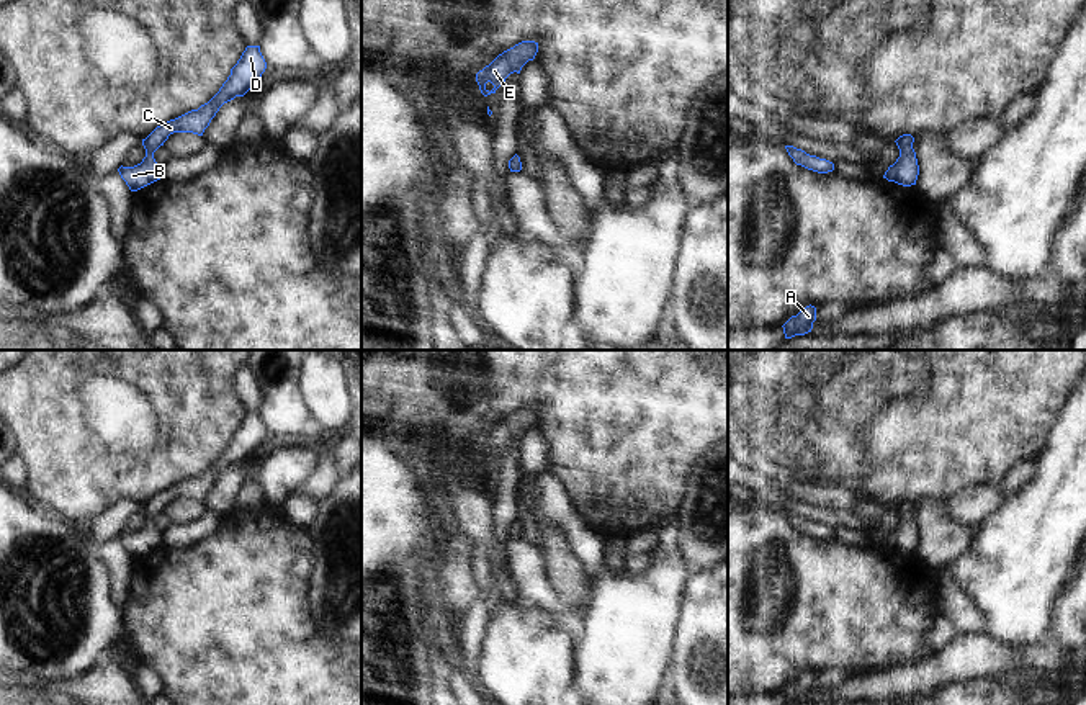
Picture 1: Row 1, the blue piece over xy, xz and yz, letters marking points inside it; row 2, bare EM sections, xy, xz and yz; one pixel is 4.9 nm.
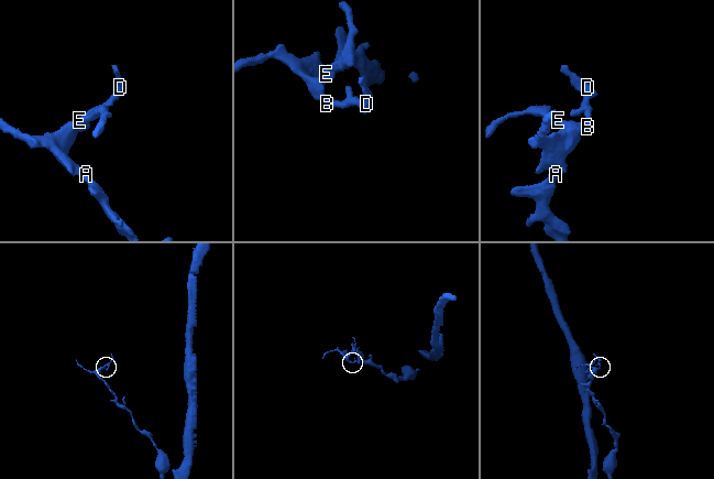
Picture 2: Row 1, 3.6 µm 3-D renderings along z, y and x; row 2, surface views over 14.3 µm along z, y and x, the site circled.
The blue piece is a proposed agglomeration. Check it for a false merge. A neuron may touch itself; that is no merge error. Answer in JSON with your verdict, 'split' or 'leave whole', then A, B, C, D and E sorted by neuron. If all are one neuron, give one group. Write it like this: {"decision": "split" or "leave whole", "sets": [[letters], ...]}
{"decision": "leave whole", "sets": [["A", "B", "C", "D", "E"]]}

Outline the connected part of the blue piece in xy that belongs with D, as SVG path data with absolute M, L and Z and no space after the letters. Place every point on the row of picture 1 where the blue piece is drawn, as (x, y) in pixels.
M247 46L237 64L231 69L227 80L208 103L157 126L146 139L142 139L146 149L142 162L134 167L121 165L118 168L129 190L137 191L160 180L162 165L155 162L154 152L164 146L170 134L193 132L203 136L219 108L236 97L244 97L260 80L265 69L267 62L260 52L260 46Z

